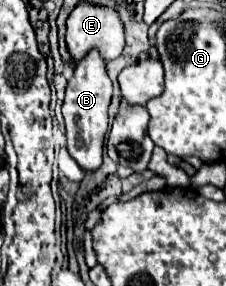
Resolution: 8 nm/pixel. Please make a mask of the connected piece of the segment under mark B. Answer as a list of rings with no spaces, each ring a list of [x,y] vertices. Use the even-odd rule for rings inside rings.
[[[90,50],[74,68],[74,76],[68,80],[66,98],[62,104],[62,114],[66,122],[66,136],[68,136],[68,152],[70,156],[84,168],[96,170],[102,164],[102,144],[104,134],[108,130],[108,106],[112,96],[112,82],[108,78],[106,60],[98,50]],[[76,136],[82,136],[84,146],[76,148]]]

